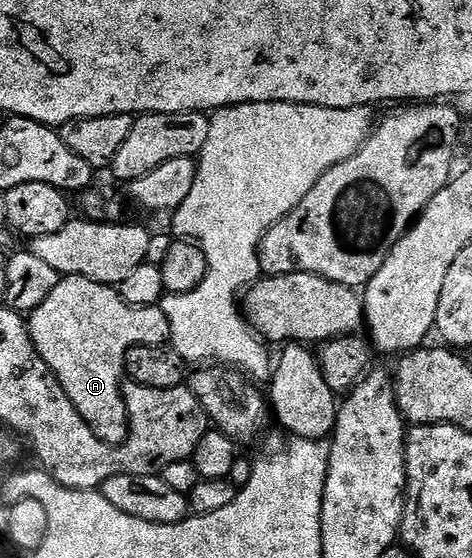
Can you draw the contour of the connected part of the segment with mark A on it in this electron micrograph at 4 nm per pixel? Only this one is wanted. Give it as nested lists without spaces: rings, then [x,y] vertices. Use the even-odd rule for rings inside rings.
[[[63,277],[57,283],[57,287],[53,287],[53,291],[49,291],[47,298],[29,314],[29,328],[31,338],[37,347],[37,351],[41,355],[41,359],[51,368],[55,378],[61,383],[65,395],[69,395],[69,403],[73,403],[77,415],[81,415],[81,419],[85,419],[89,431],[93,431],[93,435],[97,439],[101,439],[106,445],[120,445],[127,438],[127,430],[129,428],[127,423],[127,408],[123,402],[123,386],[125,384],[123,364],[125,363],[125,355],[129,350],[138,345],[165,345],[170,342],[171,332],[169,331],[169,319],[165,319],[165,311],[163,308],[159,305],[130,305],[129,303],[125,303],[125,299],[120,295],[118,288],[102,285],[93,279]]]

